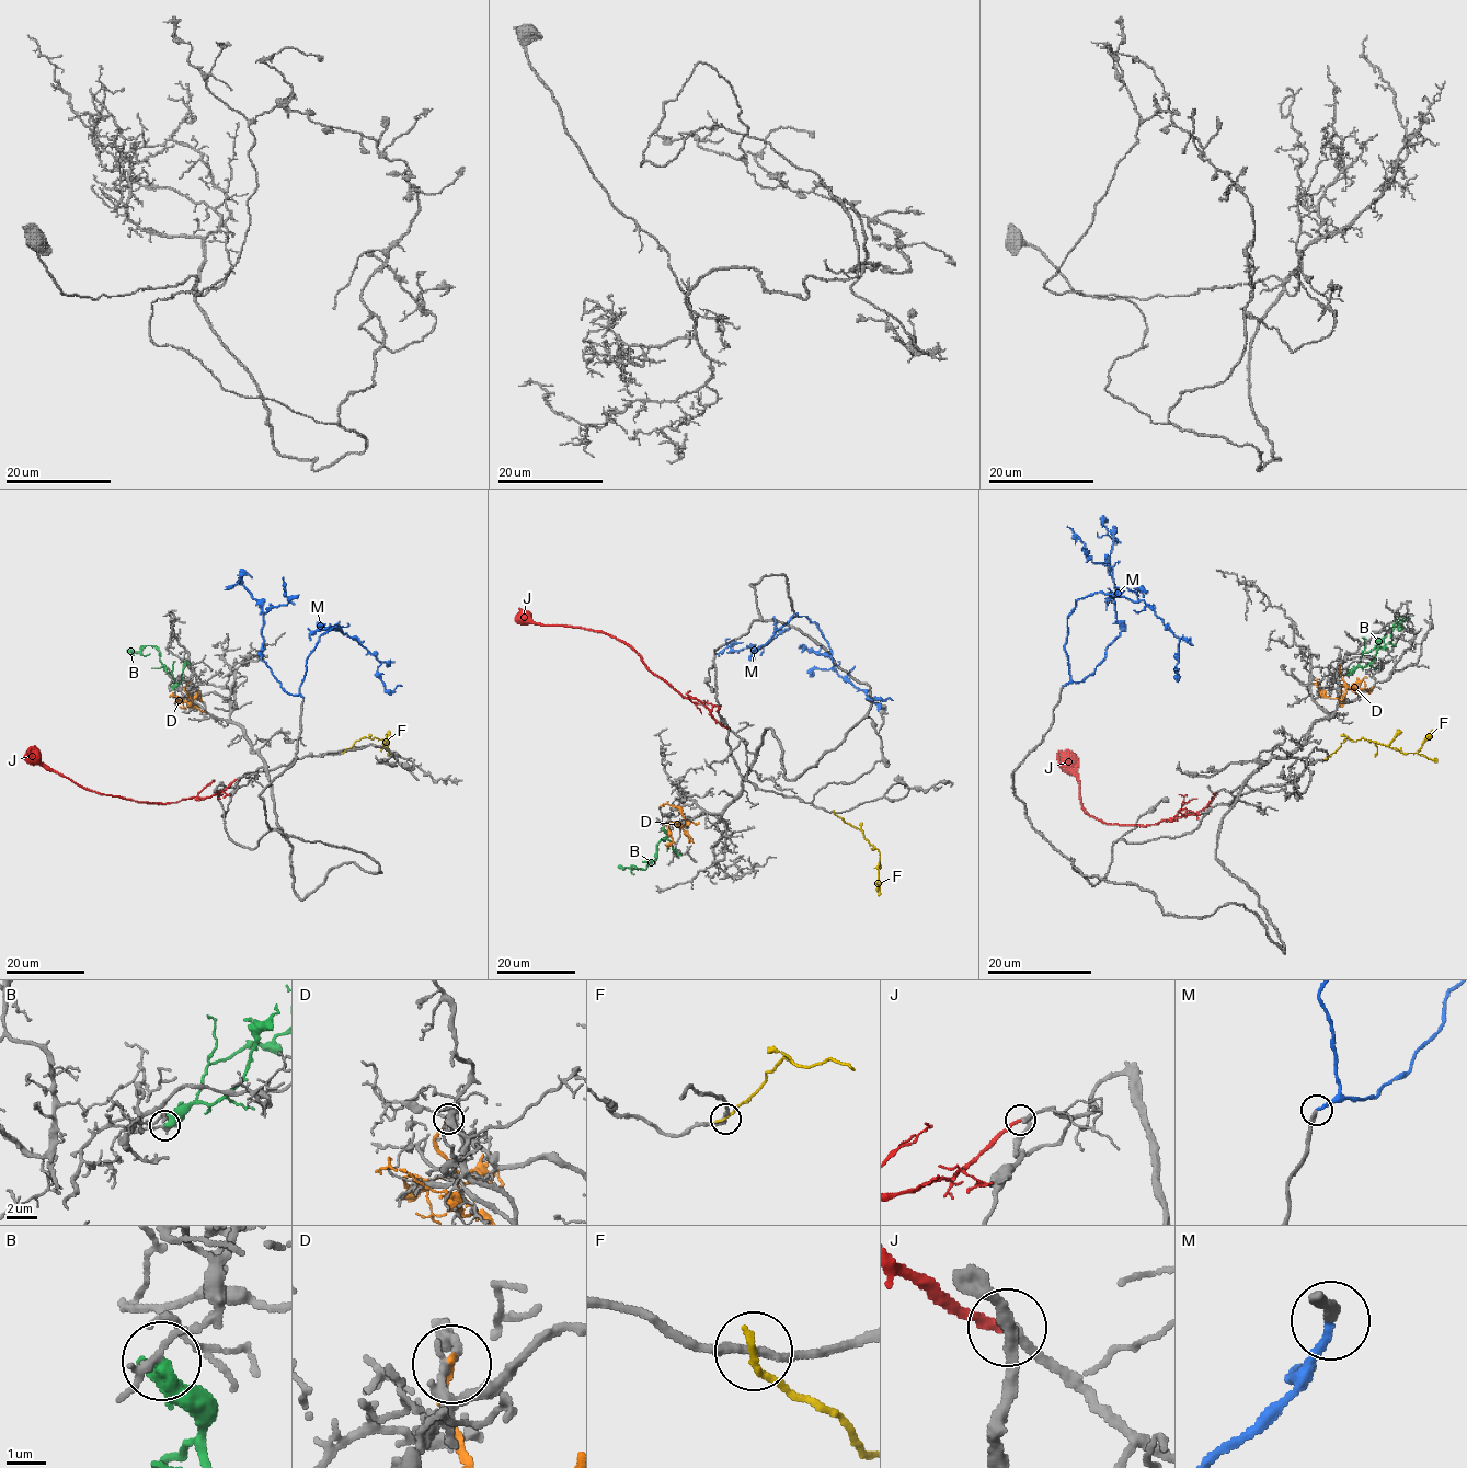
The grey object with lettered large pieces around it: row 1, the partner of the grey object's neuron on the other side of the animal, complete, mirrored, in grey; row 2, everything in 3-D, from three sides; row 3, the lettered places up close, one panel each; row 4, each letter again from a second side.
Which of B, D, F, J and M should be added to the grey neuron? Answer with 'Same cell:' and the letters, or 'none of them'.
Same cell: J, M

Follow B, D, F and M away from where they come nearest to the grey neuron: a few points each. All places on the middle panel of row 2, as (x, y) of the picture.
B: (663, 827), (667, 835), (660, 840), (657, 855), (646, 868), (618, 866)
D: (678, 822), (676, 822), (679, 826), (686, 823), (677, 807), (667, 803), (660, 806)
F: (834, 812), (862, 832), (880, 855), (879, 892)
M: (793, 612), (790, 618), (798, 614), (815, 623), (840, 676), (868, 699), (893, 700)

